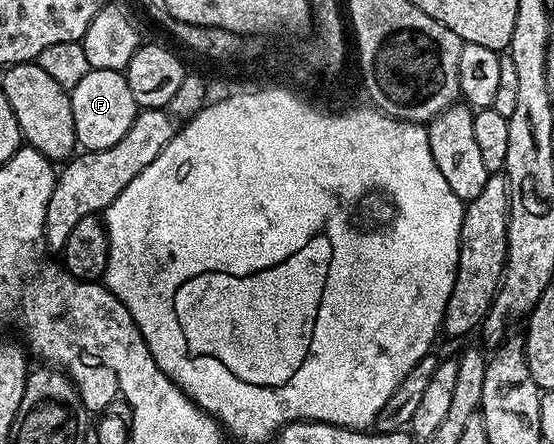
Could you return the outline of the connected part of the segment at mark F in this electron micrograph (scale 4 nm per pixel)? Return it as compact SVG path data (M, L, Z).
M93 68L75 88L70 89L70 93L75 142L80 149L88 152L109 150L109 146L121 142L121 138L129 134L137 115L137 105L123 72Z

